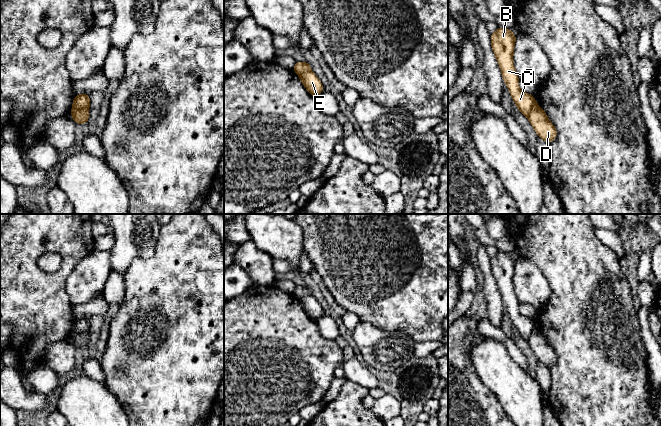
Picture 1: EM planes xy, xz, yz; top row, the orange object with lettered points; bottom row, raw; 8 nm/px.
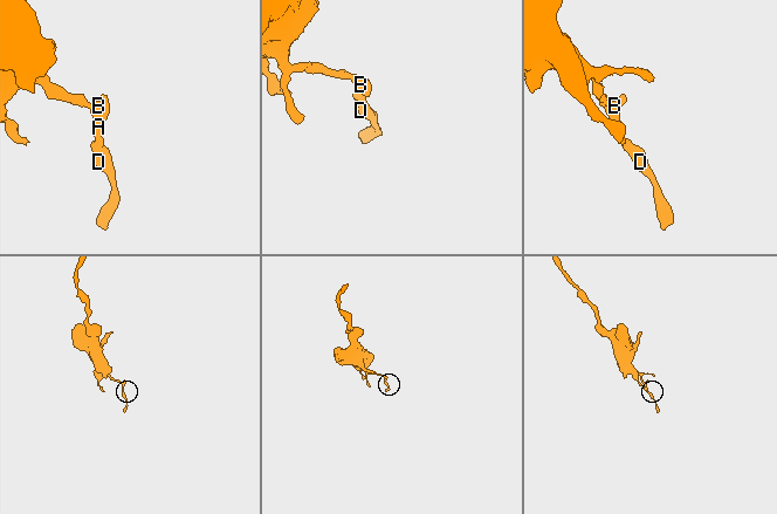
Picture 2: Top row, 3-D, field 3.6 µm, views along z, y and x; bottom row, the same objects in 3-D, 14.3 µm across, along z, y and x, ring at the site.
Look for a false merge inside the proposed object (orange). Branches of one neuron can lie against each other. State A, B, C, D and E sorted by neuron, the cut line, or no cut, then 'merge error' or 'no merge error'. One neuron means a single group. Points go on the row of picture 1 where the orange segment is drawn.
groups A B C / D E; cut xy (88, 107), (72, 116); merge error

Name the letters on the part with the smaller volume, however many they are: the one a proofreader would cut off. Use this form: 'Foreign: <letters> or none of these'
Foreign: D, E

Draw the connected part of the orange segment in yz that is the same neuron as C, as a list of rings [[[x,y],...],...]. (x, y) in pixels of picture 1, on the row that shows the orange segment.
[[[499,27],[491,34],[491,46],[501,69],[503,80],[507,84],[518,110],[524,116],[528,116],[535,103],[535,98],[532,94],[524,93],[519,88],[519,78],[513,64],[515,42],[516,36],[510,29]]]

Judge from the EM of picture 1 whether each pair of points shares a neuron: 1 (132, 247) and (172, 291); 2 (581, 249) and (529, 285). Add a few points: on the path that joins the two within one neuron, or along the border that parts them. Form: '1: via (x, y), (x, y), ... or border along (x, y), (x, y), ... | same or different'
1: border along (157, 240), (155, 252), (135, 258), (124, 273) | different
2: border along (526, 259), (546, 279), (549, 298) | different

